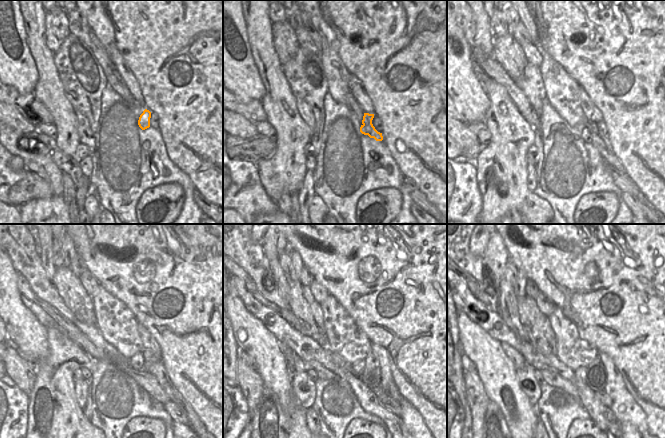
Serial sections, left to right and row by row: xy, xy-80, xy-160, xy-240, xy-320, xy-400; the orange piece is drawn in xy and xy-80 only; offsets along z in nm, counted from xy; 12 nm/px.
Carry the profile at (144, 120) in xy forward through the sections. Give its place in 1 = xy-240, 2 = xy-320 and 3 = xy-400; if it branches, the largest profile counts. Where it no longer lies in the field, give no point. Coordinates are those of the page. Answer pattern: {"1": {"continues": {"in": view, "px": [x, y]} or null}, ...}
{"1": {"continues": {"in": "xy-240", "px": [137, 361]}}, "2": {"continues": {"in": "xy-320", "px": [357, 367]}}, "3": {"continues": {"in": "xy-400", "px": [580, 373]}}}

